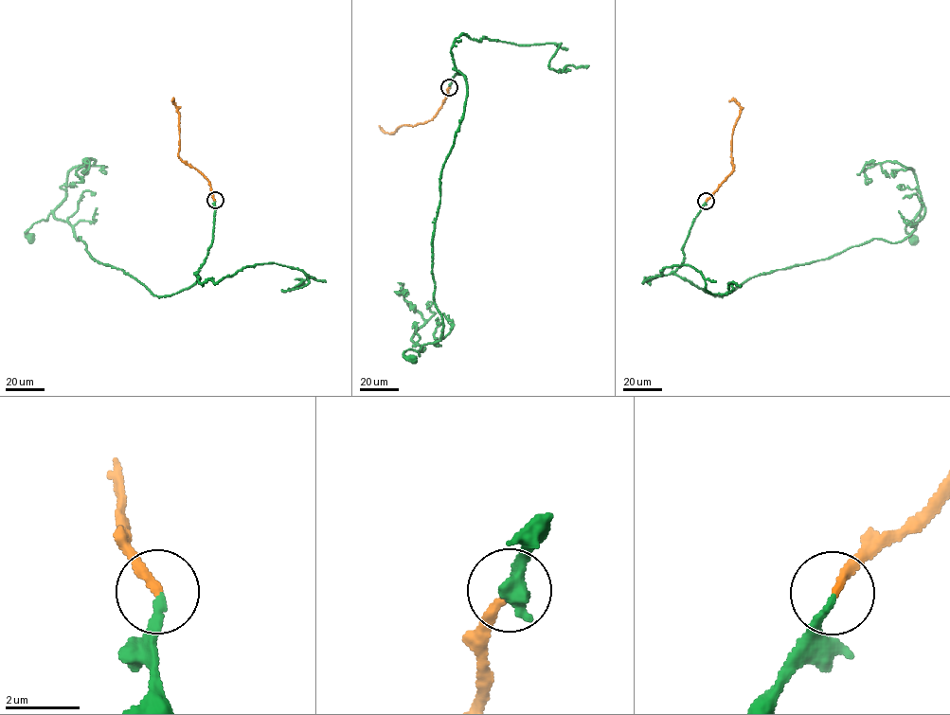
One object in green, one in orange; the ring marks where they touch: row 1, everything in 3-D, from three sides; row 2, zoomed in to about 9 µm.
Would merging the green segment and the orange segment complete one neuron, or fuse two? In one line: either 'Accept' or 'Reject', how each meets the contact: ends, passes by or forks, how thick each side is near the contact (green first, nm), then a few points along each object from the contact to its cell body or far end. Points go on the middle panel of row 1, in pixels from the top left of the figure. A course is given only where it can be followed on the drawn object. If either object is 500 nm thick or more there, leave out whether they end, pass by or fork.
Accept. At the ring green ends. At the ring orange ends. Thickness 220 nm (green) against 240 nm. Course of green: (449, 87), (455, 67), (467, 93), (432, 241), (443, 329), (420, 355), (404, 351), (412, 358). Course of orange: (449, 87), (442, 104), (430, 120), (414, 125), (402, 125), (390, 134), (385, 133), (379, 125)

